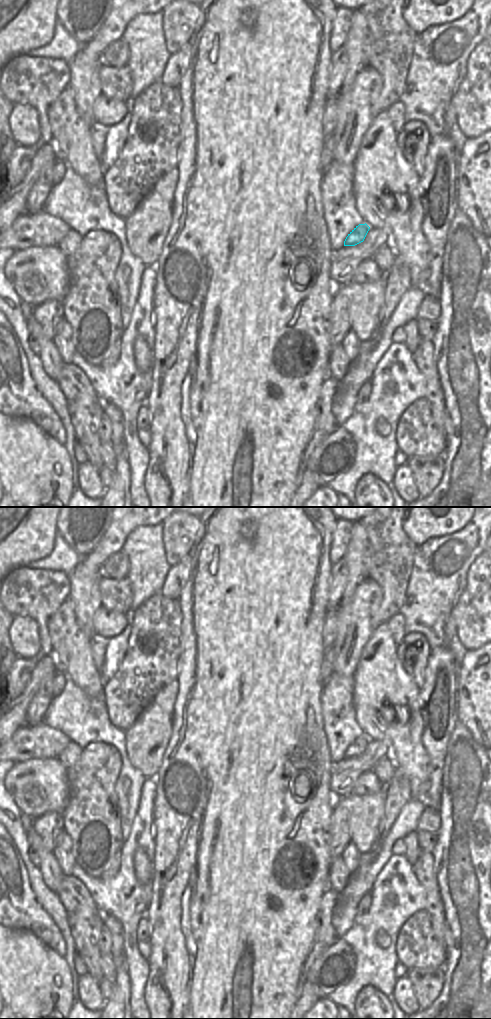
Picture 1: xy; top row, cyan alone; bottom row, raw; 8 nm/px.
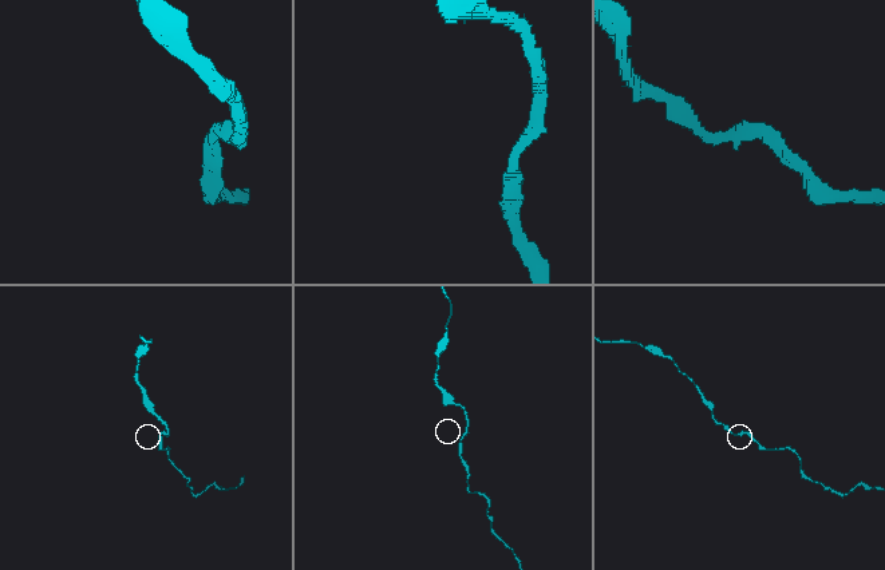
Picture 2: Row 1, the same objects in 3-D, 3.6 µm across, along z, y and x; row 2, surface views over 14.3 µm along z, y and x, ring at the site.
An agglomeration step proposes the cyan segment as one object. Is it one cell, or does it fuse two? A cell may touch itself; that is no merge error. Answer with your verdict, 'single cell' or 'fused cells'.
single cell

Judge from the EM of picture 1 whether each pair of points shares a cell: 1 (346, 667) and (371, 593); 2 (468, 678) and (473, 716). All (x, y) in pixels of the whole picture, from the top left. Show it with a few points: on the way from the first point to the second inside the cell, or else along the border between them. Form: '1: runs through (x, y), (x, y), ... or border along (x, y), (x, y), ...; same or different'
1: runs through (347, 649), (355, 624), (355, 615), (358, 611); same
2: runs through (473, 687), (473, 707); same

